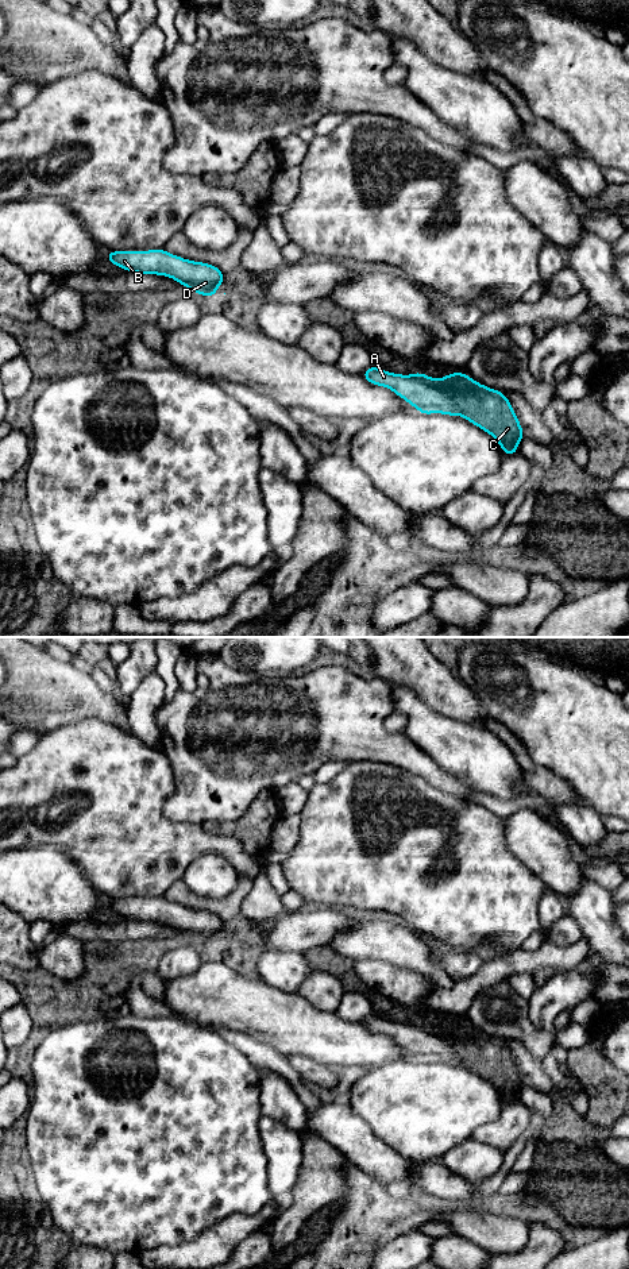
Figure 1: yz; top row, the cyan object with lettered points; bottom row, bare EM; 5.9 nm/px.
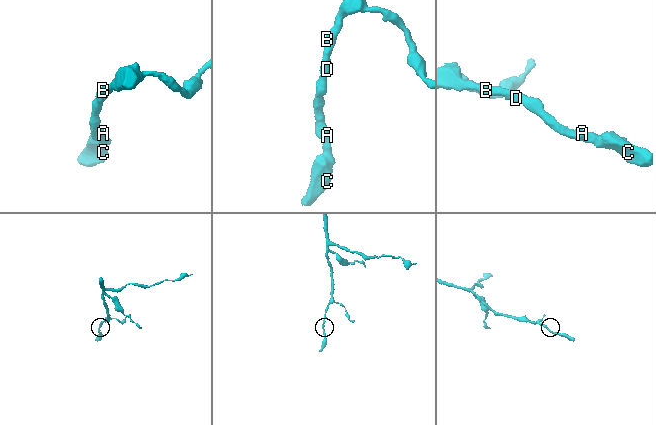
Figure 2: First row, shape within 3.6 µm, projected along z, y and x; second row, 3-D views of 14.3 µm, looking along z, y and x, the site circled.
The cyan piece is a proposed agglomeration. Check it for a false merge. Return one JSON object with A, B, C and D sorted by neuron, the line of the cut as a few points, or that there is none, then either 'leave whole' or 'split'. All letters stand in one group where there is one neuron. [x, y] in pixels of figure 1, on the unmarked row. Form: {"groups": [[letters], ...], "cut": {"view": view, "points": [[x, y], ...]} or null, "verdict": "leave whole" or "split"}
{"groups": [["A", "B", "D"], ["C"]], "cut": {"view": "yz", "points": [[436, 1028], [452, 1045], [460, 1061]]}, "verdict": "split"}

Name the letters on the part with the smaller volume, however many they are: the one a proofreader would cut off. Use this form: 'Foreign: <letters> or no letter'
Foreign: C

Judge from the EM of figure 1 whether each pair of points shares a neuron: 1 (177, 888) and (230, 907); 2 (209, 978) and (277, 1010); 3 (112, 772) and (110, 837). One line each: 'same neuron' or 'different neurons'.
1: same neuron
2: same neuron
3: same neuron

